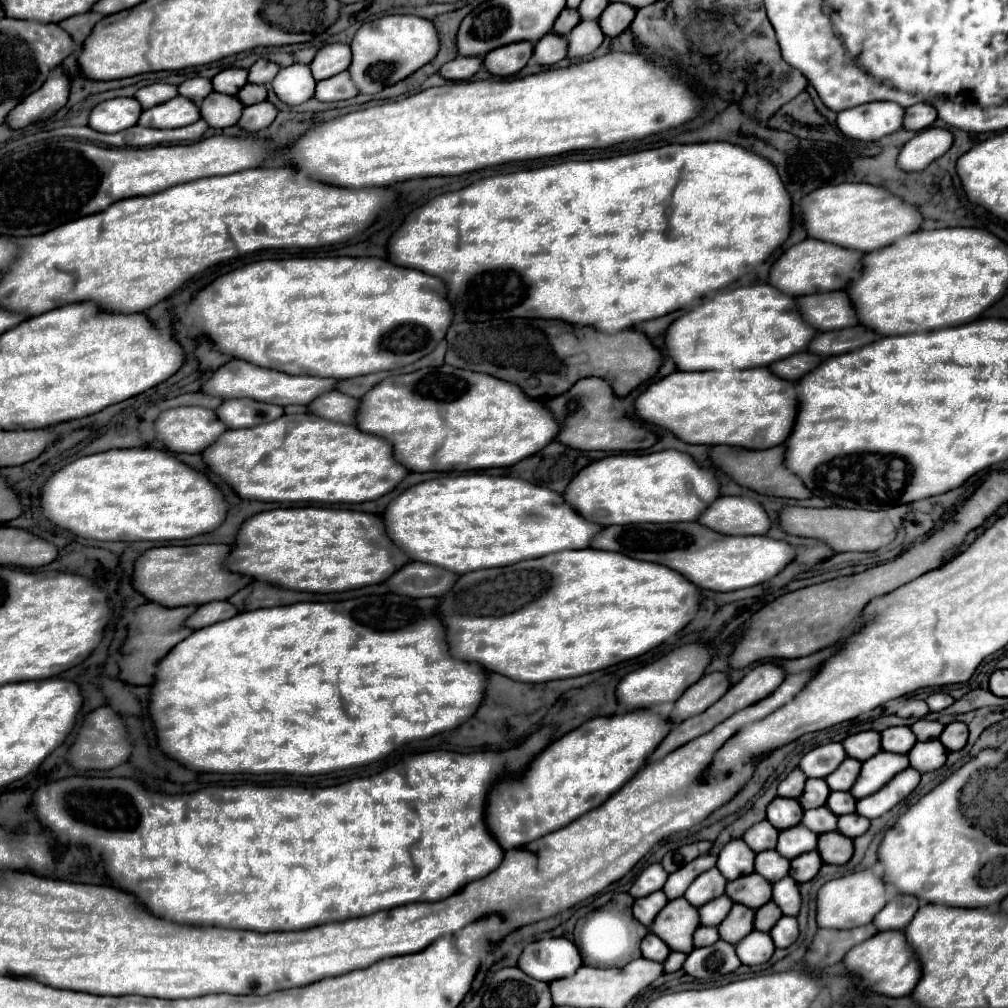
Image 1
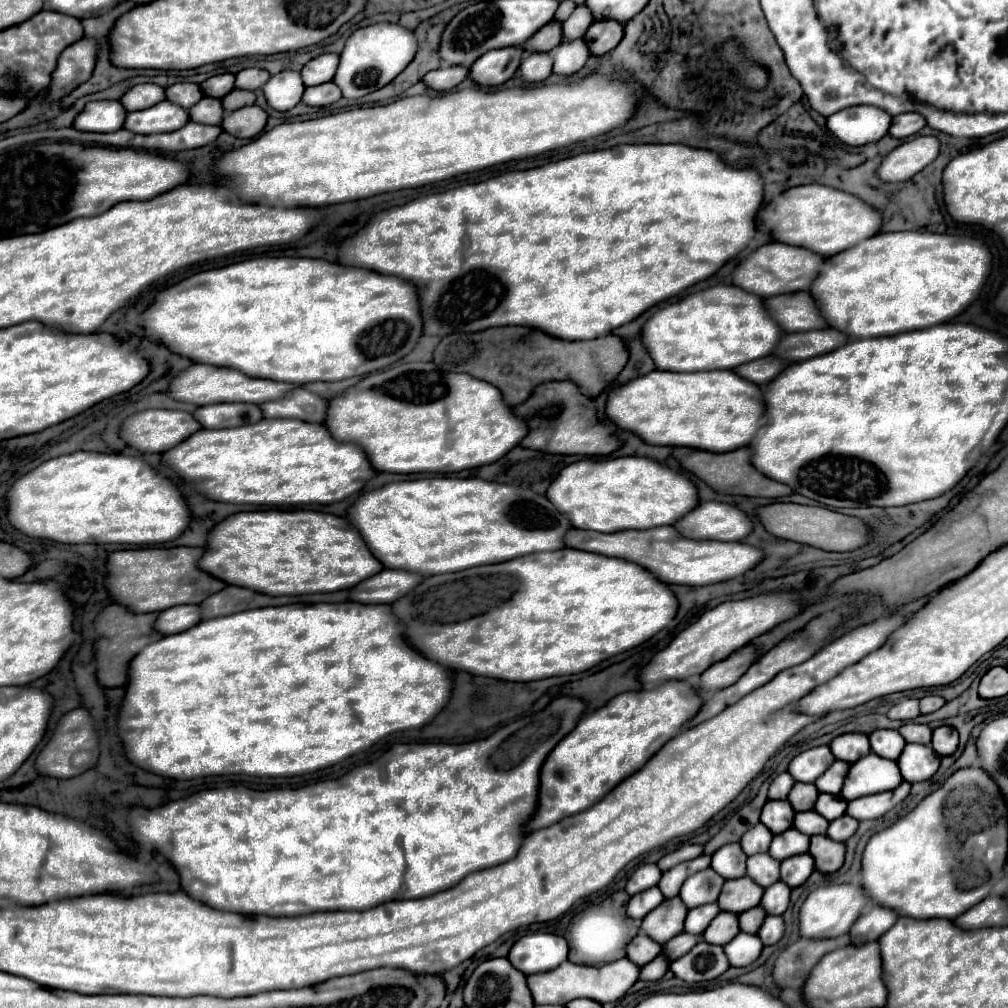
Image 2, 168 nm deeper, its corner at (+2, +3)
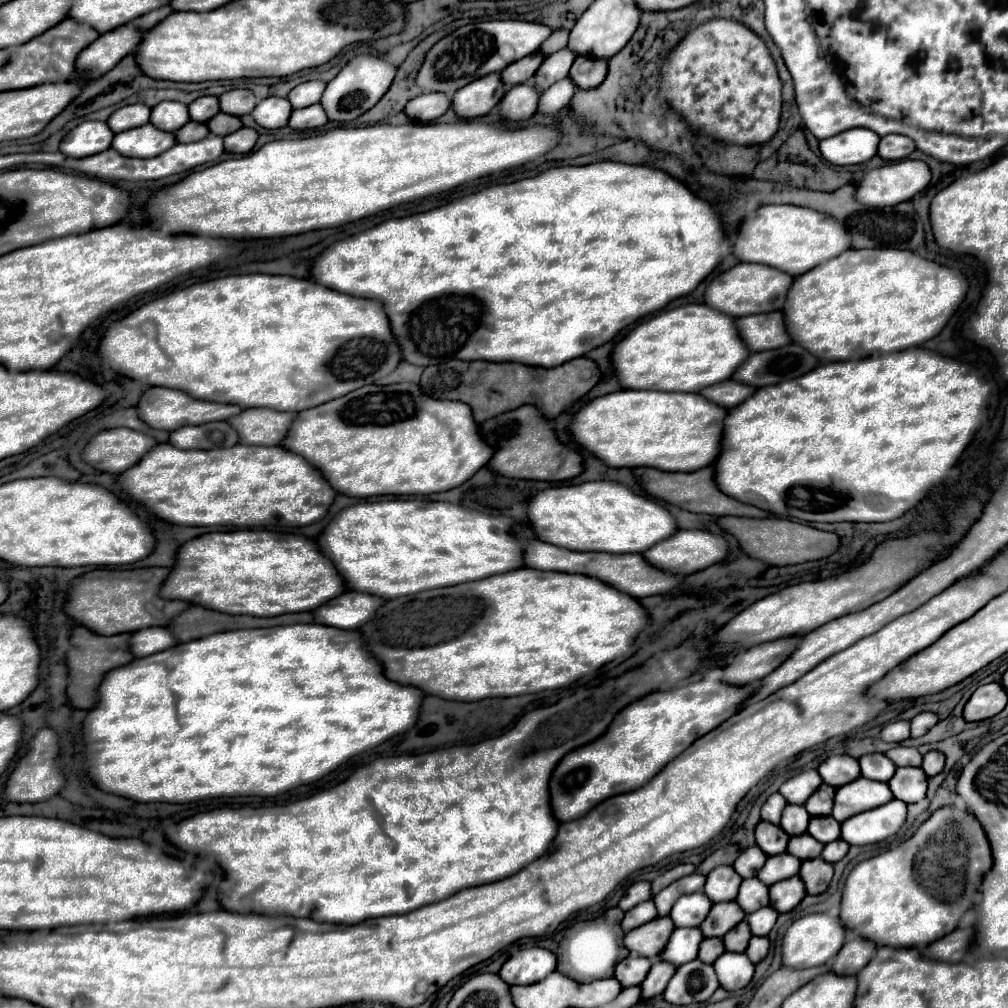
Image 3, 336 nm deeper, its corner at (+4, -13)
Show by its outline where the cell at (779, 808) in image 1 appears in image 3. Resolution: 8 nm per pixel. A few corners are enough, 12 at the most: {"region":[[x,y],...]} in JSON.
{"region":[[768,822],[756,826],[766,856],[786,852],[790,836]]}

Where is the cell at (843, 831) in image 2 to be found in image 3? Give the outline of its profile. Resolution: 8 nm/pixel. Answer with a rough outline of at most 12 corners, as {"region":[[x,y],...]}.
{"region":[[834,840],[824,846],[822,858],[834,864],[846,856],[844,840]]}

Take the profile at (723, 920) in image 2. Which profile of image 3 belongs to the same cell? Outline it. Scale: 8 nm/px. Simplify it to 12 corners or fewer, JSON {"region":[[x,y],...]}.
{"region":[[704,938],[700,944],[698,958],[704,964],[724,952],[720,938]]}

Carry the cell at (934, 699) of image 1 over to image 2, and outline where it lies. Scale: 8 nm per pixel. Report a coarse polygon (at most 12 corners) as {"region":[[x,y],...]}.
{"region":[[930,694],[920,700],[920,712],[930,712],[946,704],[942,696]]}

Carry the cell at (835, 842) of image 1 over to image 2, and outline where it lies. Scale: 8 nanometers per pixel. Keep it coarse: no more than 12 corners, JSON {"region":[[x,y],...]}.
{"region":[[812,836],[810,850],[820,872],[844,864],[846,846],[828,836]]}

